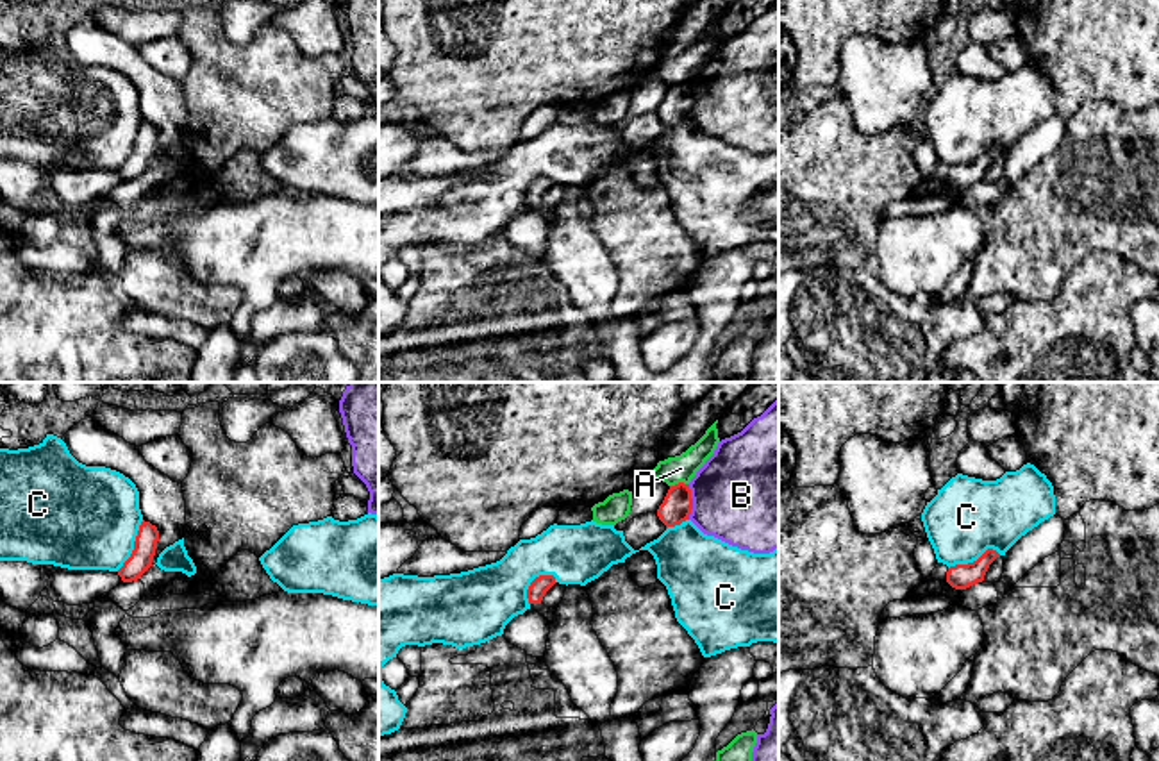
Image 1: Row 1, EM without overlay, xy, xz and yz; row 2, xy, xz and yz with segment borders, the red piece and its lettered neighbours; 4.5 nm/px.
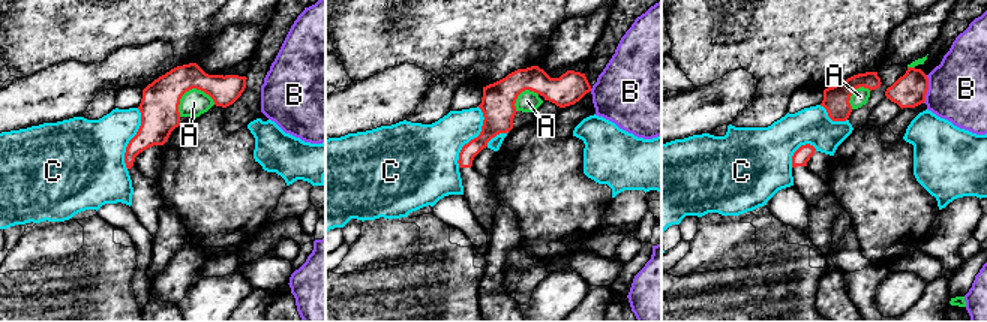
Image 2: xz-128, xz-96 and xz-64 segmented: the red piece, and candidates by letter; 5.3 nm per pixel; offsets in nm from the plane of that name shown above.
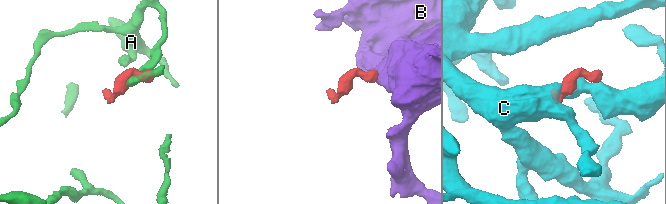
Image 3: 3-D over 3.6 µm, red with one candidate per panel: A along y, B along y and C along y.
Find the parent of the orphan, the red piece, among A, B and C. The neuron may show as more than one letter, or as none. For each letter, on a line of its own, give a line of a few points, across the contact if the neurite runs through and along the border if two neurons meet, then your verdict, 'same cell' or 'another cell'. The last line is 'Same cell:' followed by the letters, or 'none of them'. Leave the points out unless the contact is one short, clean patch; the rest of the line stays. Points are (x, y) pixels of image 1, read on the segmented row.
A: another cell
B: line xz (688, 485), (692, 499), (690, 518); another cell
C: another cell
Same cell: none of them

